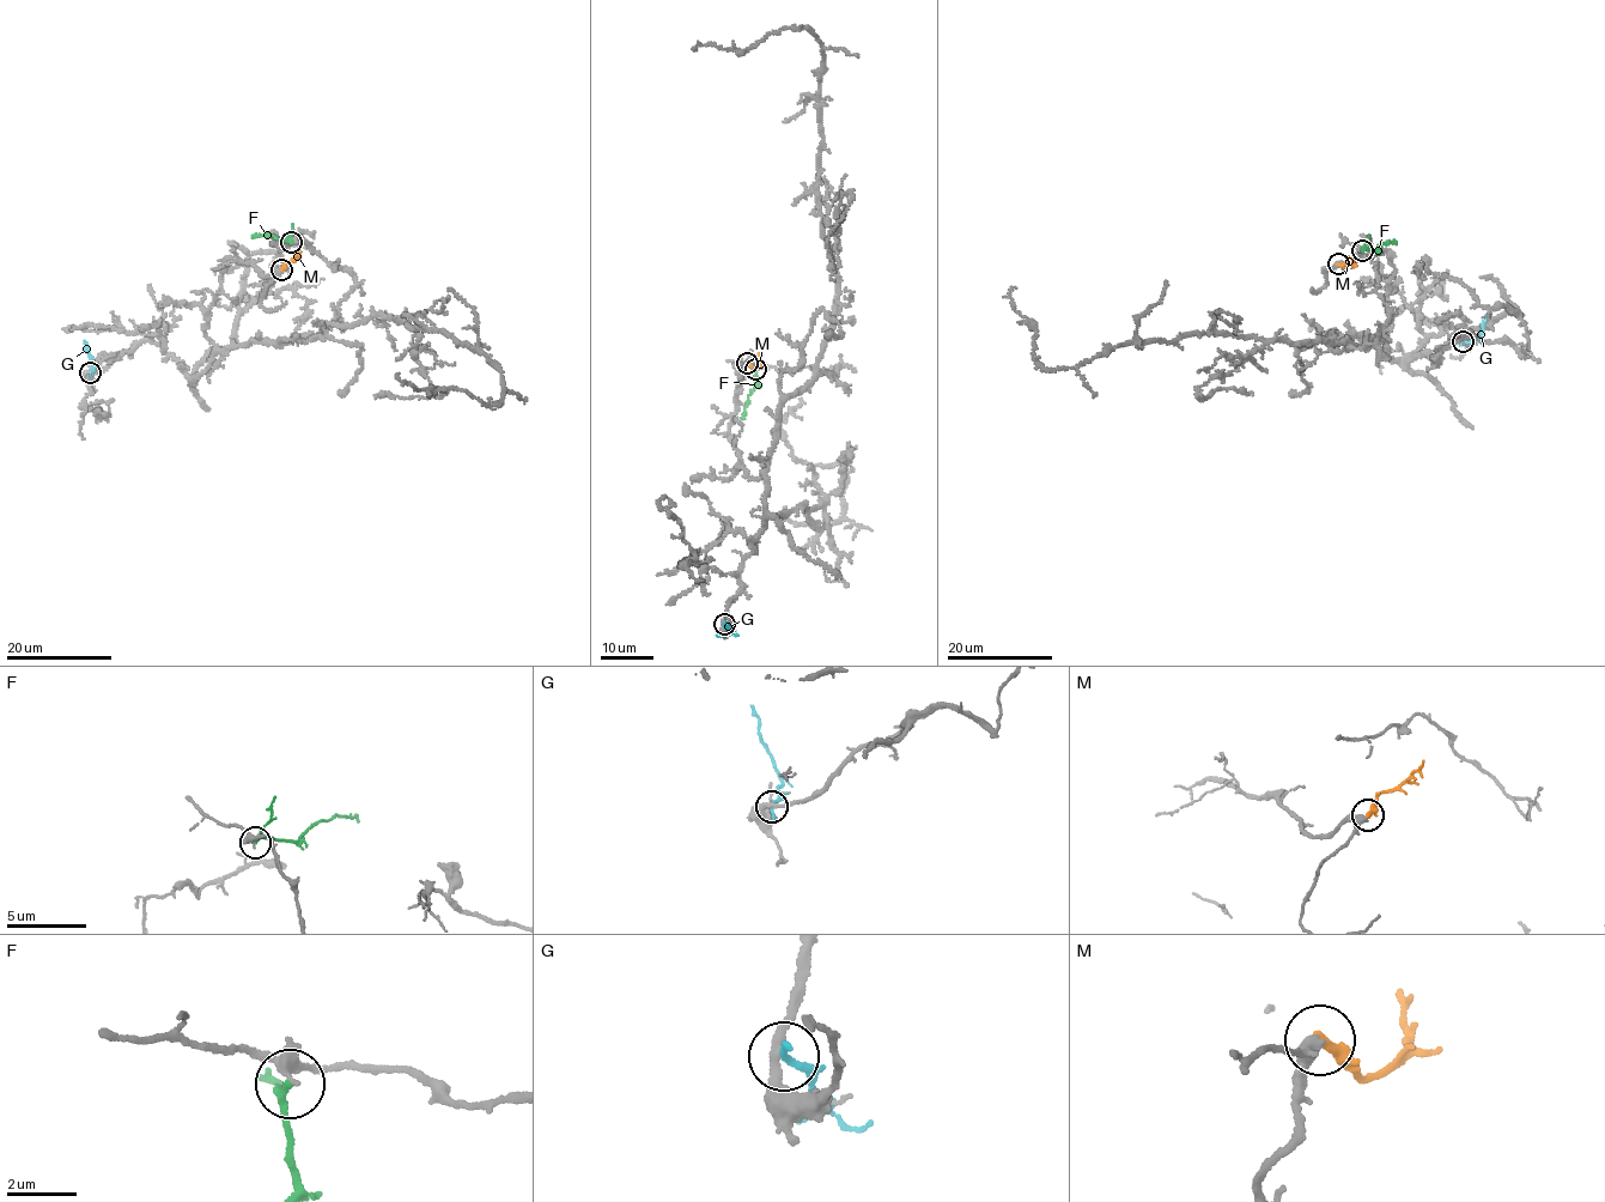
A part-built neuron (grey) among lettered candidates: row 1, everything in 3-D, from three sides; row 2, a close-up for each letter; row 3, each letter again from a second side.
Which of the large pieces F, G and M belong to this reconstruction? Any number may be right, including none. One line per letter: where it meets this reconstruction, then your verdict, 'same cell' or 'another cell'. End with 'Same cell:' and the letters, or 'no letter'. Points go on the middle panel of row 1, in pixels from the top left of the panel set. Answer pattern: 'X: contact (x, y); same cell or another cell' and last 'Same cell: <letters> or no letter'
F: contact (755, 369); another cell
G: contact (724, 624); another cell
M: contact (747, 363); another cell
Same cell: no letter

